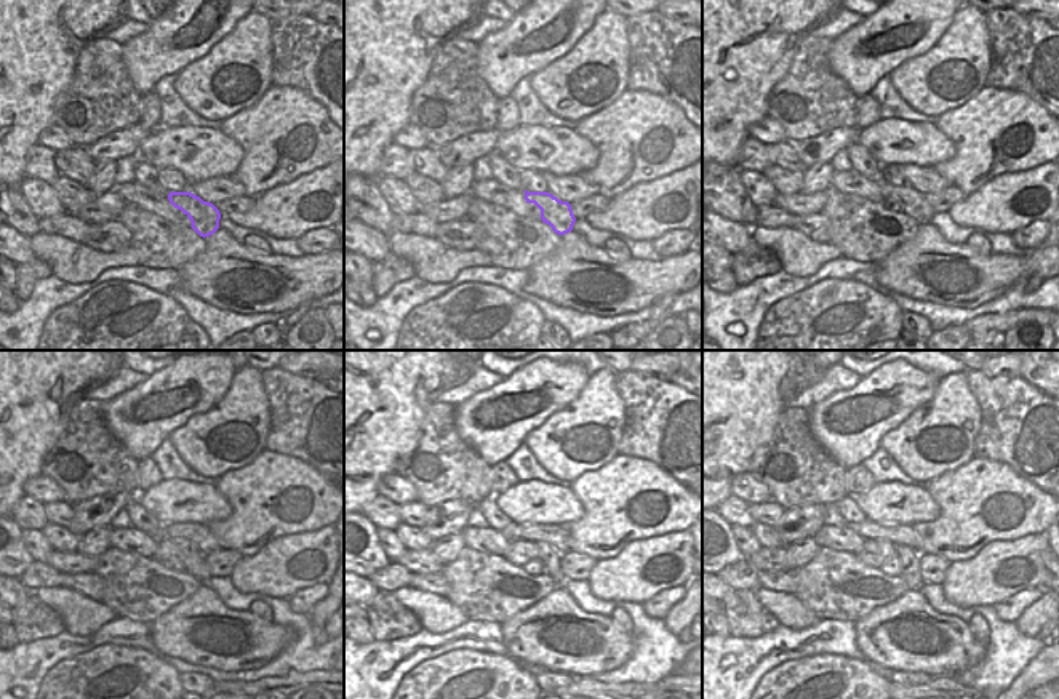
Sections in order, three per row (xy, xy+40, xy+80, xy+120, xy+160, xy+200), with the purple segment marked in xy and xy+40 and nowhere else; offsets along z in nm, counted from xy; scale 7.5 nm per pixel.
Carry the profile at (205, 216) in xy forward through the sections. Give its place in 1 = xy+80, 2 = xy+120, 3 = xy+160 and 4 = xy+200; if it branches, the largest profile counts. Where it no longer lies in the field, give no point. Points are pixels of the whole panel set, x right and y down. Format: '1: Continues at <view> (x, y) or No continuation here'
1: Continues at xy+80 (914, 203)
2: Continues at xy+120 (167, 549)
3: Continues at xy+160 (520, 552)
4: Continues at xy+200 (874, 554)

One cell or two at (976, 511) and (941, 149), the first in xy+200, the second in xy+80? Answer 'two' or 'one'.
two

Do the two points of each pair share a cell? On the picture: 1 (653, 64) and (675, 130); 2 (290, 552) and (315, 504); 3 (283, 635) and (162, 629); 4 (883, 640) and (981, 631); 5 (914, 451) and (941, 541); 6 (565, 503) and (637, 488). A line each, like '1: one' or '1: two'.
1: two
2: two
3: one
4: two
5: two
6: two

